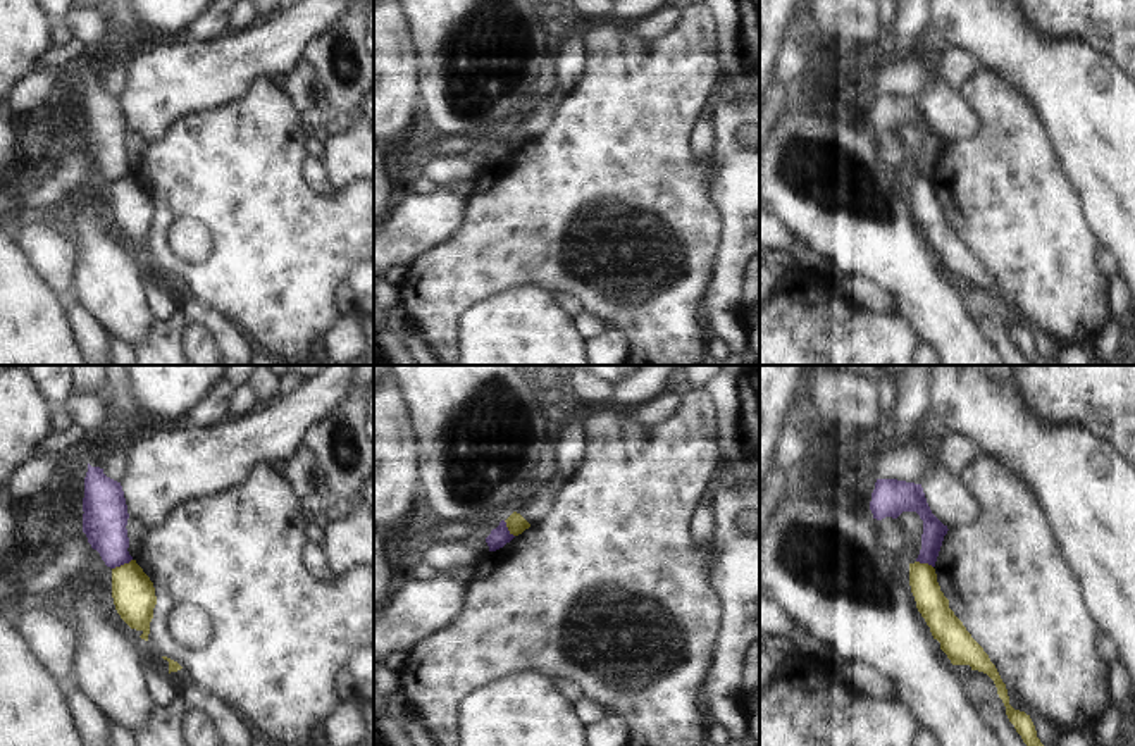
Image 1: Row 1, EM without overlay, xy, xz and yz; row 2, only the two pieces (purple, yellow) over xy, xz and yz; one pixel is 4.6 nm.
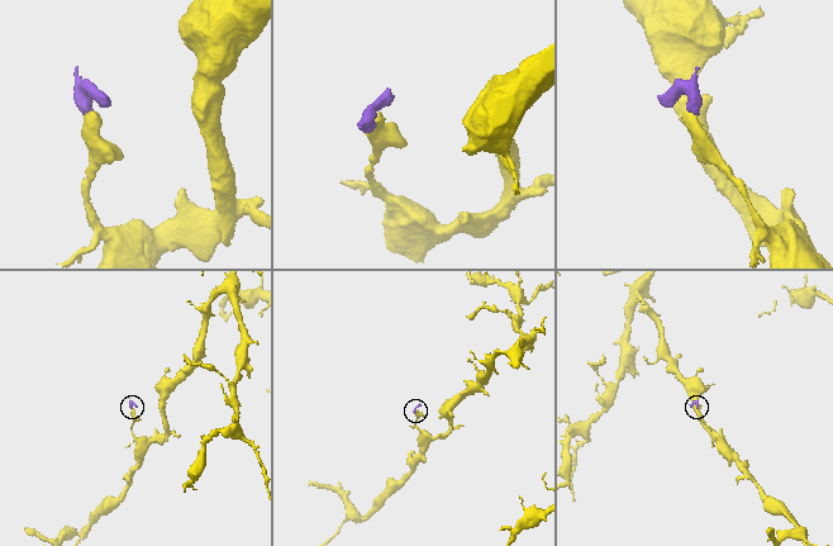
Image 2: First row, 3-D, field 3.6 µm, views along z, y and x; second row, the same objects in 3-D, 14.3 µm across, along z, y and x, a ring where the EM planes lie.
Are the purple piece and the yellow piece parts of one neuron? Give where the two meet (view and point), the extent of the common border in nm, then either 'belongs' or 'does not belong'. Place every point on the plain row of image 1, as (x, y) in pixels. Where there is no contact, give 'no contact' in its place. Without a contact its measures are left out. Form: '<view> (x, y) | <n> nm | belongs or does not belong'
xy (121, 178) | 110 nm | does not belong

